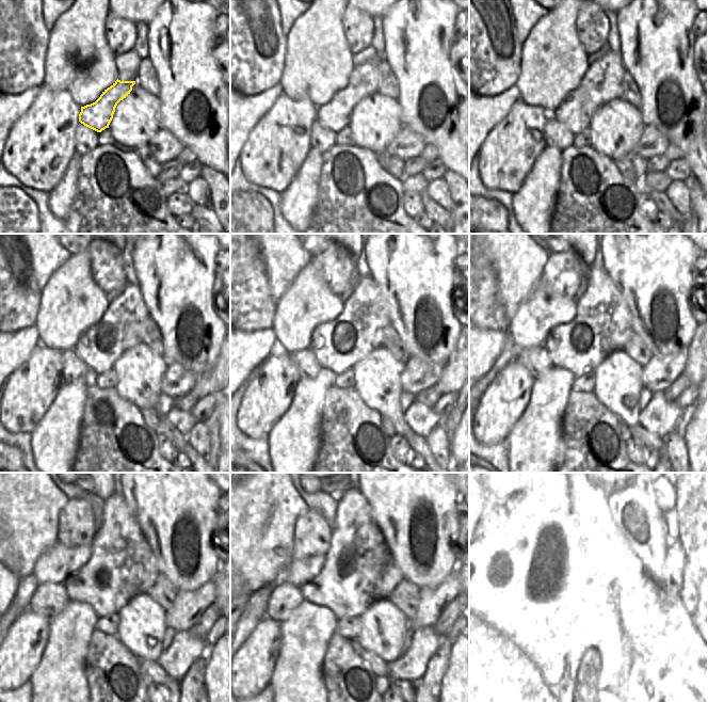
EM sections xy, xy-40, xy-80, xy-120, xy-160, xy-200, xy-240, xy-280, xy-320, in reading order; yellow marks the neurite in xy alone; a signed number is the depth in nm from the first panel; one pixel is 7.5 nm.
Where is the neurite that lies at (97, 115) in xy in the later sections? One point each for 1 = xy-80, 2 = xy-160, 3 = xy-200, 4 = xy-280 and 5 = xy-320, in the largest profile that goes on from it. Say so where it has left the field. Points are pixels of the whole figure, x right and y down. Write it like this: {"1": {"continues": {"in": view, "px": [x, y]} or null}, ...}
{"1": {"continues": {"in": "xy-80", "px": [602, 81]}}, "2": {"continues": {"in": "xy-160", "px": [339, 345]}}, "3": {"continues": {"in": "xy-200", "px": [602, 324]}}, "4": {"continues": {"in": "xy-280", "px": [359, 569]}}, "5": {"continues": {"in": "xy-320", "px": [598, 574]}}}

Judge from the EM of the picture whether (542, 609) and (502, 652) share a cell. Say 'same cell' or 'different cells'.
different cells

